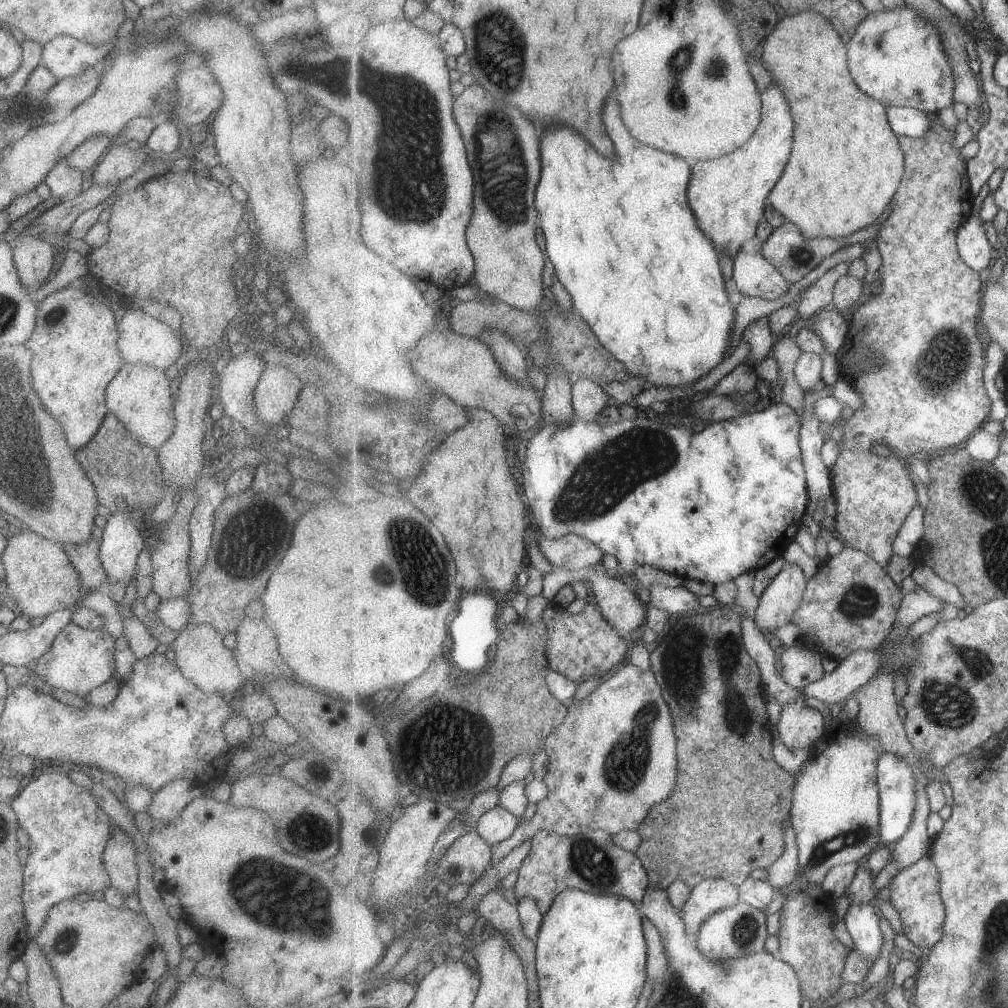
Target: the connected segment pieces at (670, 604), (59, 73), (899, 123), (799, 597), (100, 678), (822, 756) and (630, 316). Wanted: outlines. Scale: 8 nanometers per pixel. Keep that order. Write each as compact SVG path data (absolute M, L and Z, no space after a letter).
M653 583L649 587L650 600L648 607L657 607L666 610L674 617L685 616L703 611L699 604L699 597L687 590L683 584L678 587L669 587Z
M55 35L42 44L41 64L45 65L58 80L81 74L103 59L109 48L94 47L68 35Z
M891 106L889 120L893 130L899 135L922 139L932 133L931 116L915 107Z
M785 565L760 596L754 621L768 642L778 628L790 625L799 610L808 585L807 576L799 565Z
M69 622L53 639L49 650L32 663L31 675L47 691L57 688L85 697L93 688L115 677L113 642L114 638L105 630L84 629Z
M842 724L827 750L811 755L797 774L790 820L798 834L801 875L812 886L821 884L834 866L861 863L873 851L882 848L878 764L885 752L878 736L868 735L859 725Z
M609 100L605 104L605 124L609 128L609 134L617 146L617 154L613 158L607 158L599 154L591 142L587 142L577 130L569 126L555 126L543 132L543 150L545 150L545 166L543 166L543 178L541 186L537 188L537 210L541 210L540 228L546 241L545 255L549 257L556 268L556 278L567 290L573 302L573 308L577 309L588 325L593 329L597 338L603 342L603 346L615 356L615 361L621 361L628 371L638 378L649 381L654 386L677 386L691 384L705 376L709 370L713 370L727 354L731 346L731 328L736 324L736 308L727 298L725 288L725 276L719 264L720 254L715 242L710 239L700 227L696 214L690 205L688 192L692 178L692 167L685 162L685 158L675 156L658 148L639 142L629 128L625 126L621 118L621 106L617 100Z

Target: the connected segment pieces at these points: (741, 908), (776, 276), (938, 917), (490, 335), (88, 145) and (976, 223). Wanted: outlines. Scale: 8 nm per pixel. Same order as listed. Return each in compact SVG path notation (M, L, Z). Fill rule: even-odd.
M741 902L720 910L706 919L696 936L700 950L710 959L717 960L737 959L751 953L758 953L765 948L767 938L769 938L767 916L761 909Z
M741 252L733 265L733 279L744 296L767 300L783 296L793 284L762 253Z
M929 854L905 867L895 875L890 884L890 903L900 915L904 933L912 944L924 952L932 949L944 935L946 906L942 899L940 870Z
M487 331L481 340L491 346L495 358L508 377L517 381L527 379L527 369L530 362L521 348L506 334L499 331Z
M93 135L81 141L73 150L67 154L66 158L69 166L83 171L93 168L108 150L111 138L109 135Z
M980 215L970 217L960 228L957 246L964 261L979 272L991 266L996 257L995 246L988 237L986 222Z

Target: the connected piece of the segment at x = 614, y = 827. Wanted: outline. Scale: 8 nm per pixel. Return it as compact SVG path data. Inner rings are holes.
M629 662L579 704L565 702L567 716L546 742L551 762L543 780L549 794L510 839L493 846L493 864L543 829L568 837L597 829L612 836L637 831L650 810L675 792L678 736L672 710L652 670L641 670Z

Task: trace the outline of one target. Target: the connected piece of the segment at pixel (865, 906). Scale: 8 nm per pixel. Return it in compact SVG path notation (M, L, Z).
M872 901L851 905L844 918L854 940L851 950L874 961L879 958L883 950L883 932L879 926L880 917L878 907Z

